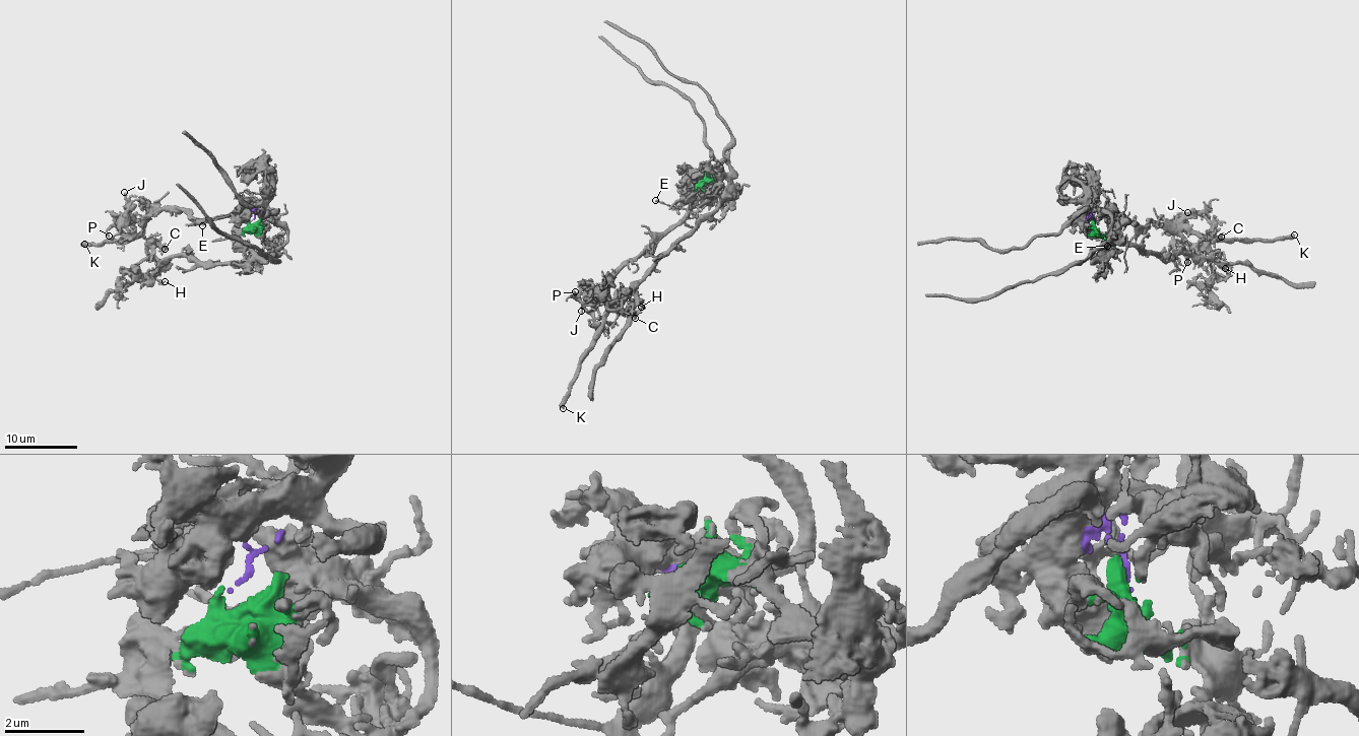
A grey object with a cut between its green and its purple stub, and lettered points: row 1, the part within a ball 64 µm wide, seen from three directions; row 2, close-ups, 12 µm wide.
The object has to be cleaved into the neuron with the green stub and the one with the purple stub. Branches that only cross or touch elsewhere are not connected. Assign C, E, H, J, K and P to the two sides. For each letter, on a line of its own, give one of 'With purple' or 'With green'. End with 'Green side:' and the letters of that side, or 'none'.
C: With green
E: With purple
H: With green
J: With purple
K: With purple
P: With purple
Green side: C, H

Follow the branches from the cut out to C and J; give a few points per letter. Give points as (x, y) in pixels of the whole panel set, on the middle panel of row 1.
C: (700, 185), (711, 182), (717, 185), (726, 193), (723, 201), (618, 298), (623, 309), (629, 310), (636, 318)
J: (700, 185), (700, 199), (691, 210), (625, 265), (600, 295), (586, 299), (580, 312)

